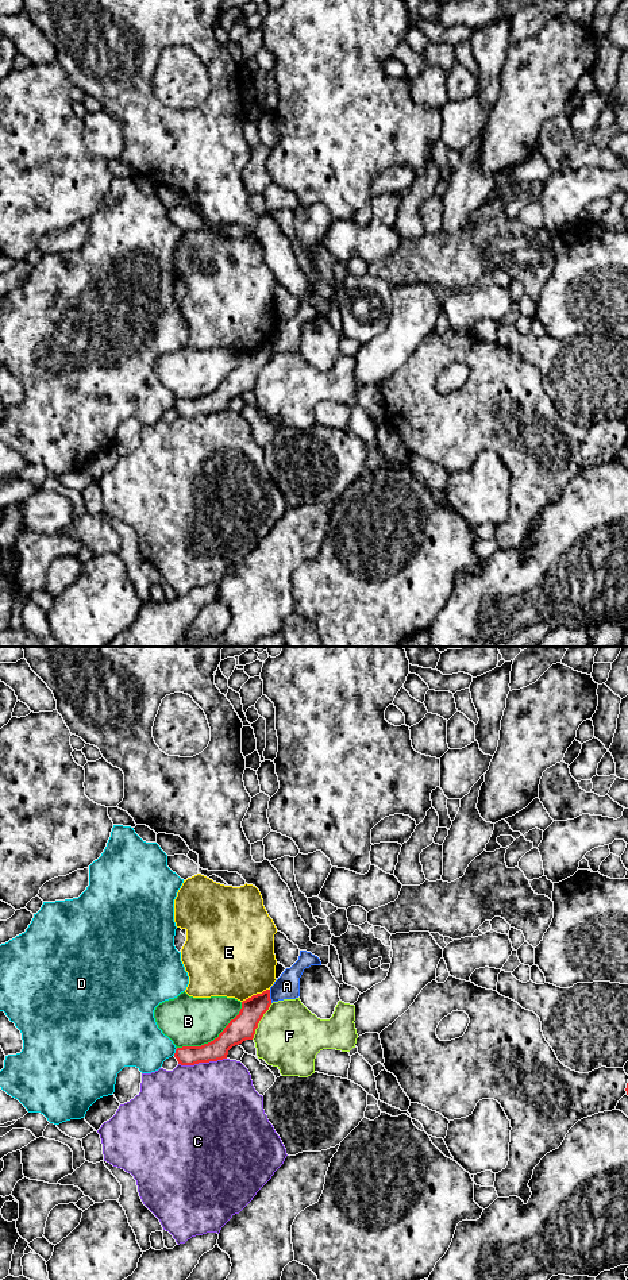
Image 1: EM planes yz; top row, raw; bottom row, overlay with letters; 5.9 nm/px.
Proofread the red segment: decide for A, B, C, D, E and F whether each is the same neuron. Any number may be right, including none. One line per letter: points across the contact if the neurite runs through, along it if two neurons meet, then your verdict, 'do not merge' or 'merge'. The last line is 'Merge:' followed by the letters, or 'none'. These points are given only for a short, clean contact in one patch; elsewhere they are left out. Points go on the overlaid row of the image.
A: along yz (269, 990), (272, 1002) | do not merge
B: do not merge
C: do not merge
D: do not merge
E: along yz (269, 989), (253, 994), (242, 1002) | do not merge
F: along yz (272, 1003), (251, 1038) | do not merge
Merge: none

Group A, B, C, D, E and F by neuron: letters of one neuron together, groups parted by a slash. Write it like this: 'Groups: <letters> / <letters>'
Groups: A / B / C / D / E / F

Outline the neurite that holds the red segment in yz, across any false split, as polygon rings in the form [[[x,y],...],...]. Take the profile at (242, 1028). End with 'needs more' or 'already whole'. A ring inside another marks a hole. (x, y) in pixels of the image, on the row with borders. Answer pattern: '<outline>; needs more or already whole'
[[[270,990],[242,1002],[239,1014],[230,1021],[213,1041],[201,1046],[177,1048],[174,1057],[181,1065],[194,1065],[227,1059],[228,1050],[246,1040],[253,1040],[255,1029],[271,1005]]]; already whole

